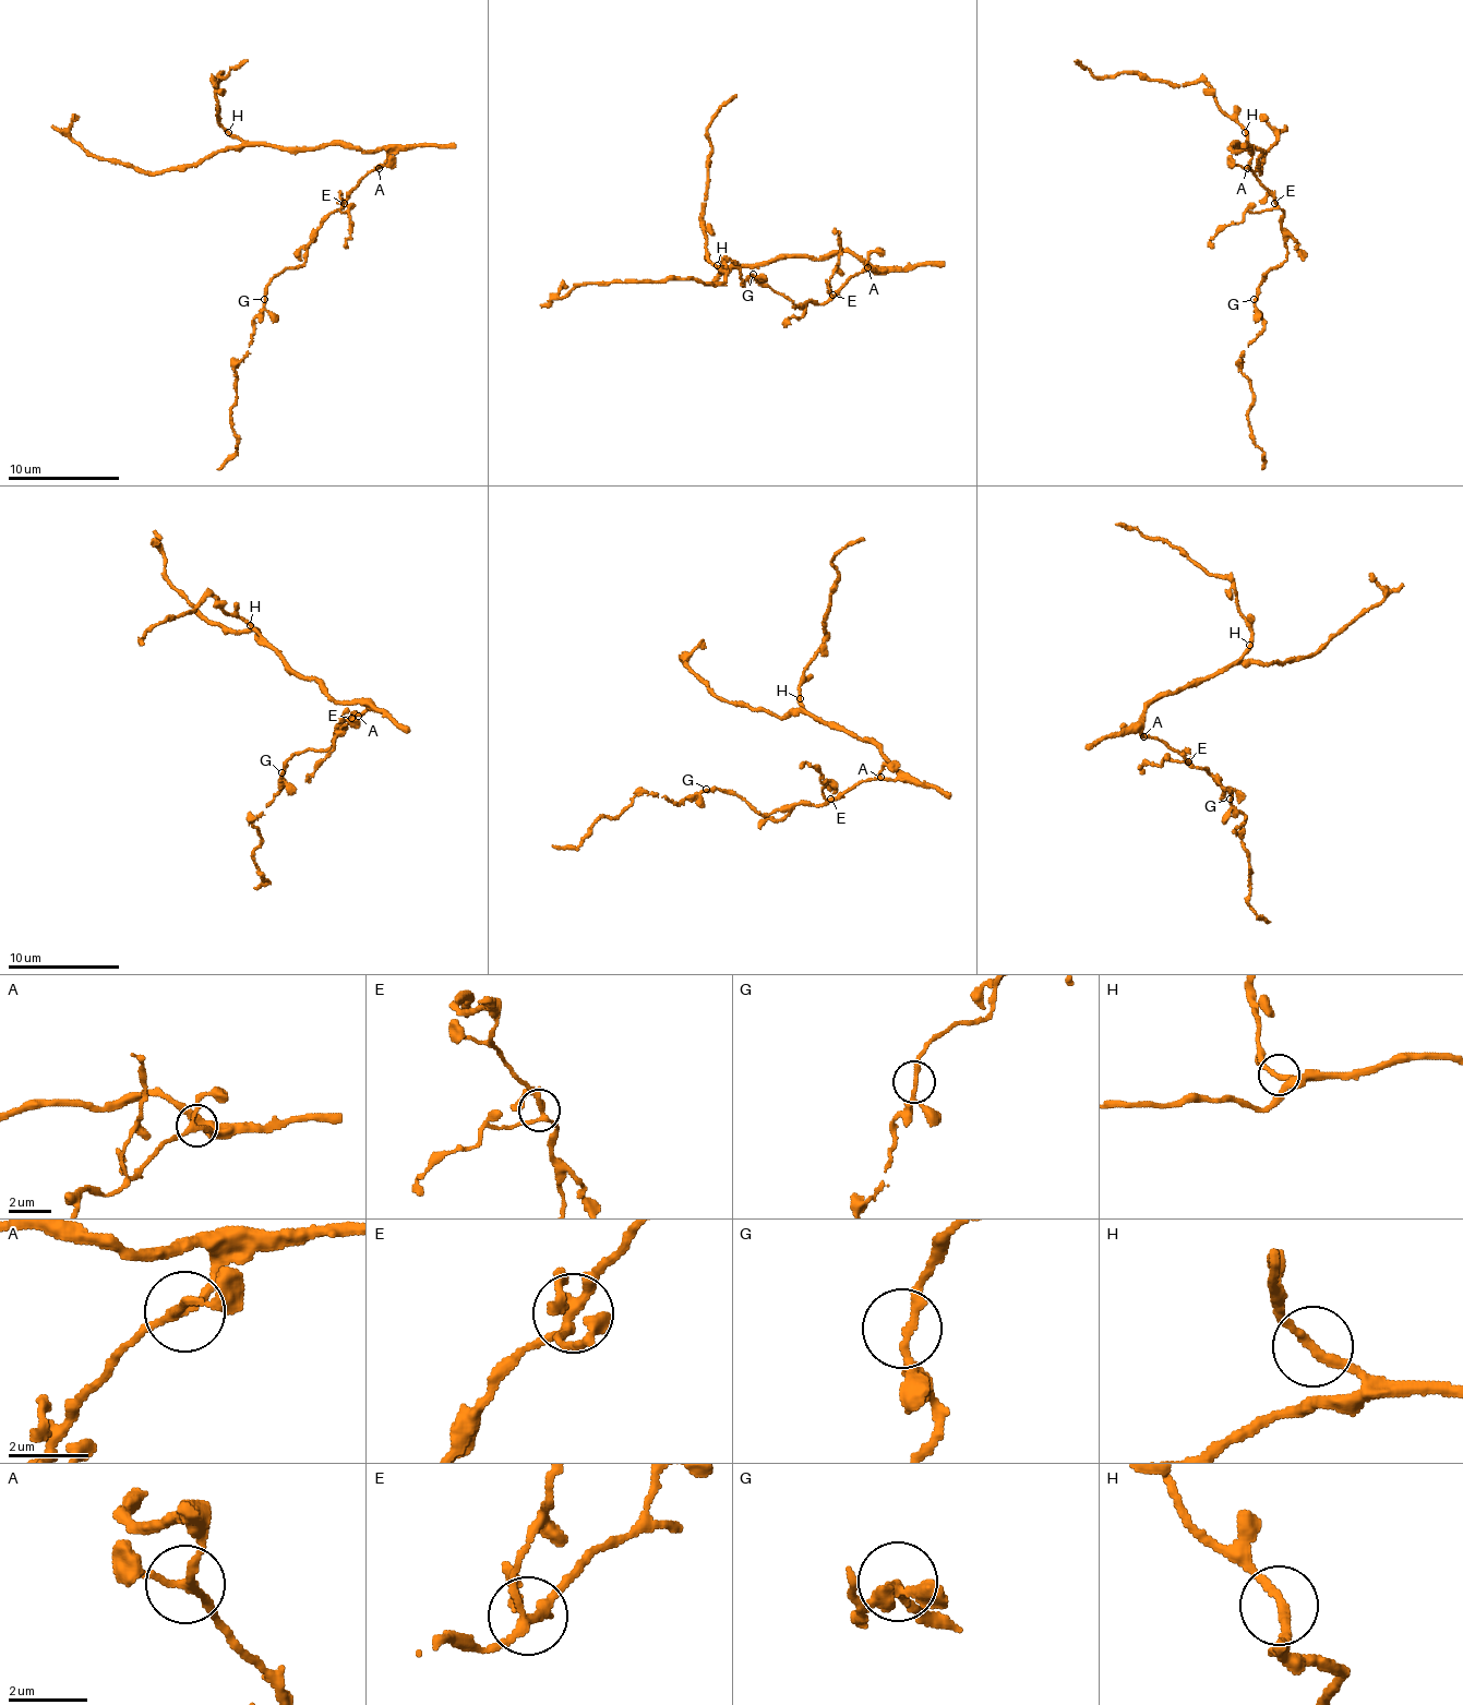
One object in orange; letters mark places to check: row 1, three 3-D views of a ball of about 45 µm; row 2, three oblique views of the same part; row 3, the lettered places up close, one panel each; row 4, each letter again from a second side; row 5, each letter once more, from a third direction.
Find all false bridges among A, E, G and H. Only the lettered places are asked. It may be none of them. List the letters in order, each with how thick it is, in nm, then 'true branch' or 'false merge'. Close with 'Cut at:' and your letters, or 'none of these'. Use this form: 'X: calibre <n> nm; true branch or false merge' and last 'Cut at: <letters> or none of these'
A: calibre 190 nm; true branch
E: calibre 220 nm; true branch
G: calibre 160 nm; true branch
H: calibre 240 nm; true branch
Cut at: none of these

